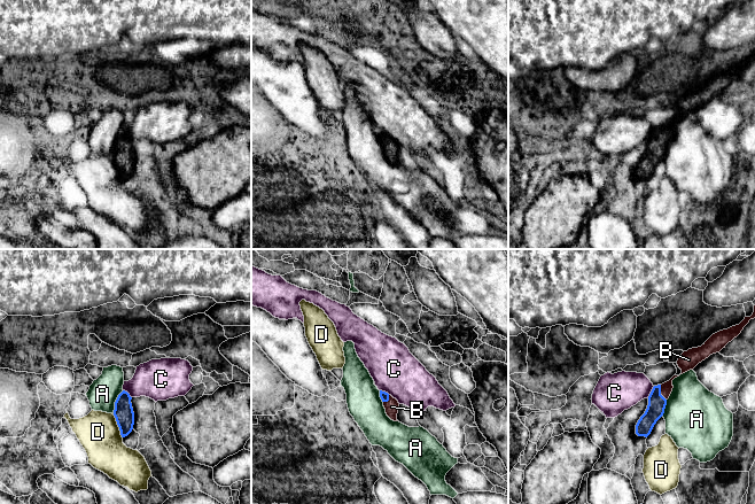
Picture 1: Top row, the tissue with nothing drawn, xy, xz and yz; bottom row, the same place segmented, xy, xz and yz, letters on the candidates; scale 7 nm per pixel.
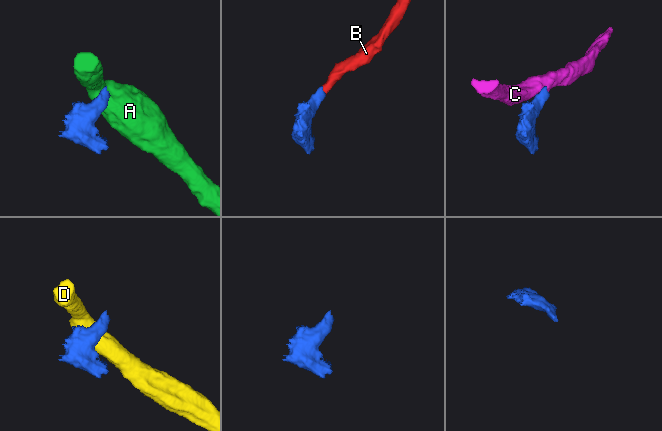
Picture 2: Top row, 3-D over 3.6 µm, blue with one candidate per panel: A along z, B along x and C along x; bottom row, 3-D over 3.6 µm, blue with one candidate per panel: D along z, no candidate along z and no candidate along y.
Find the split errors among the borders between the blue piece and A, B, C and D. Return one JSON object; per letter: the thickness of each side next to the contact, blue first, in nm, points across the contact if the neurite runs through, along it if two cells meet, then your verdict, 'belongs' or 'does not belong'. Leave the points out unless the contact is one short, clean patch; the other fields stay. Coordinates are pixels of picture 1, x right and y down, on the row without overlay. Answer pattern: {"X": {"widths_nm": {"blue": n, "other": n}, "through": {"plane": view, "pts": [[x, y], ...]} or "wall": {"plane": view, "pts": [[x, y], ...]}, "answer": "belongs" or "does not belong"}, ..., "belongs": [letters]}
{"A": {"widths_nm": {"blue": 140, "other": 200}, "wall": {"plane": "xy", "pts": [[123, 133], [115, 145], [113, 156]]}, "answer": "does not belong"}, "B": {"widths_nm": {"blue": 130, "other": 80}, "through": {"plane": "yz", "pts": [[656, 146], [660, 136], [667, 130]]}, "answer": "belongs"}, "C": {"widths_nm": {"blue": 130, "other": 280}, "wall": {"plane": "yz", "pts": [[654, 129], [647, 140]]}, "answer": "does not belong"}, "D": {"widths_nm": {"blue": 140, "other": 280}, "answer": "does not belong"}, "belongs": ["B"]}

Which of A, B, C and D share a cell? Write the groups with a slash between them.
A D / B / C

